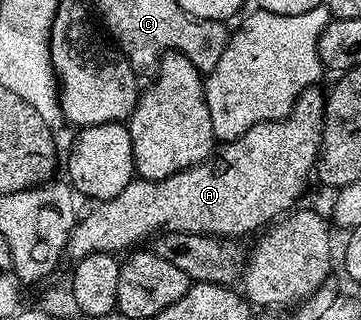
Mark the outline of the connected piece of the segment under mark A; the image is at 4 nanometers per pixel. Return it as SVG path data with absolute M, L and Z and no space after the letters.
M315 87L304 89L291 108L291 114L279 121L262 121L249 127L249 131L242 133L237 140L226 142L222 146L223 150L220 148L206 163L194 165L160 181L133 179L125 191L121 191L121 195L113 195L113 199L98 202L91 207L95 209L76 220L71 237L67 240L66 256L76 262L94 253L119 255L122 249L134 250L138 246L135 244L146 237L151 239L164 233L205 233L212 237L239 239L242 233L254 234L270 226L296 204L294 201L302 195L307 185L307 176L310 173L312 176L321 156L325 97L317 90Z

